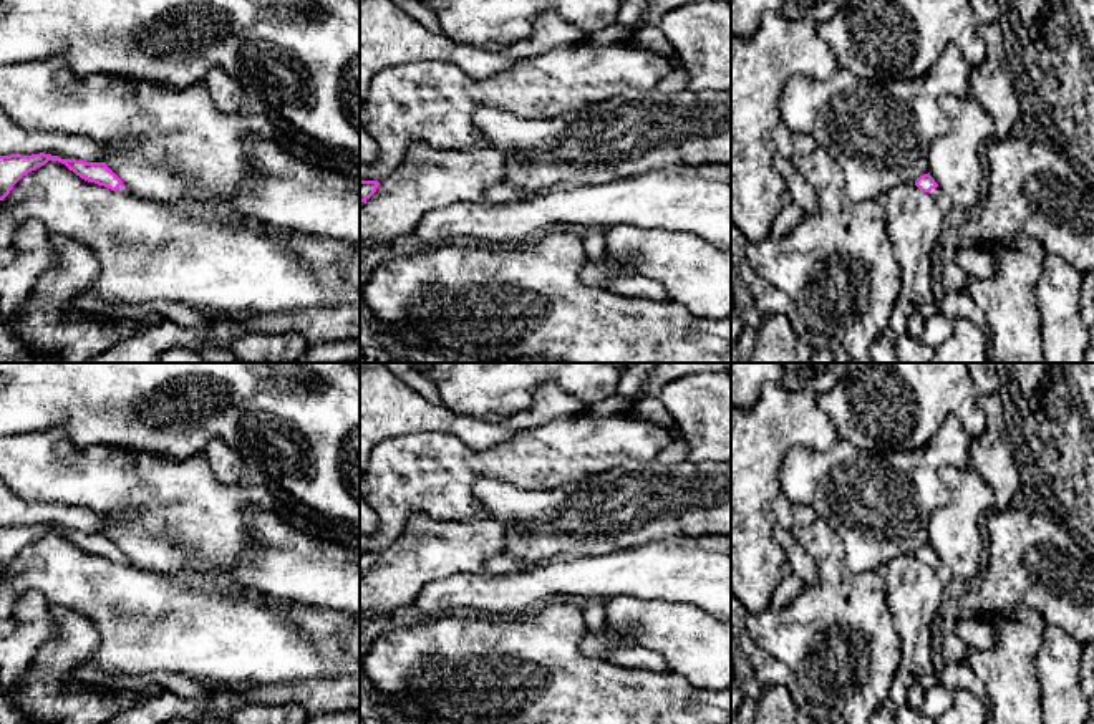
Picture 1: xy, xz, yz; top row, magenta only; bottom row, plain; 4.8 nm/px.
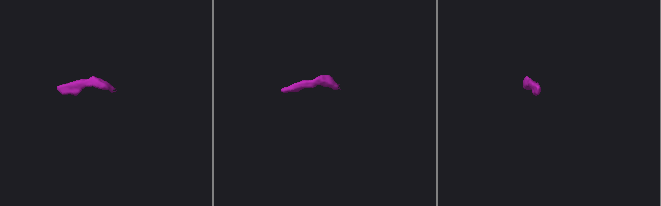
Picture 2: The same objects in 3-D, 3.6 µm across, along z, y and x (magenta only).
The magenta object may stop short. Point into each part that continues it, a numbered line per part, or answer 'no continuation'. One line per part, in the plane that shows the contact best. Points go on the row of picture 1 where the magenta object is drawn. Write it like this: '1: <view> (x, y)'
1: yz (937, 194)

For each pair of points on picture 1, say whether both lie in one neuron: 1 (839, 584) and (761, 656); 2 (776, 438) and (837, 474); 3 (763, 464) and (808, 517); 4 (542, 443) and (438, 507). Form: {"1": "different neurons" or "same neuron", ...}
{"1": "different neurons", "2": "different neurons", "3": "different neurons", "4": "same neuron"}

